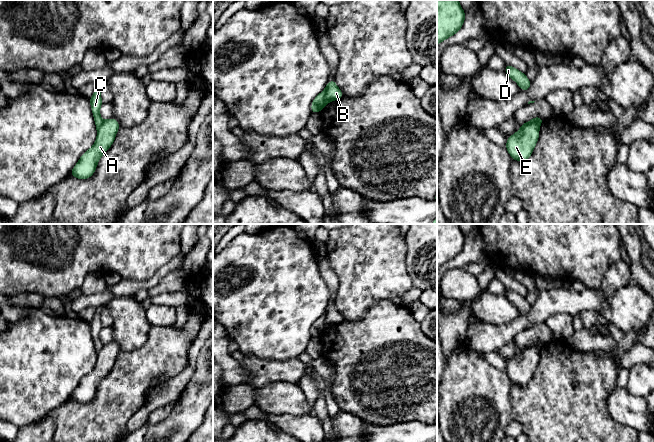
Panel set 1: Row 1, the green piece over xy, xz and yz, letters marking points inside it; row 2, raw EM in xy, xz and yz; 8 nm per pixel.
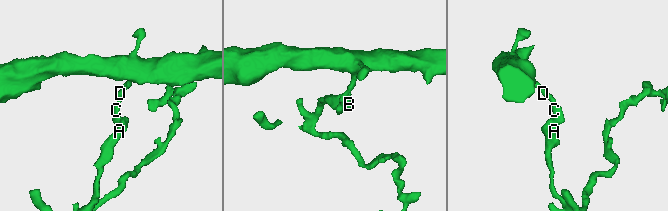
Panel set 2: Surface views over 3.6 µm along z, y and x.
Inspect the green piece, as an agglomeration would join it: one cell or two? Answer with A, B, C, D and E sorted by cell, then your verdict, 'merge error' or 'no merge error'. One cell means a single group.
groups A B E / C D; merge error

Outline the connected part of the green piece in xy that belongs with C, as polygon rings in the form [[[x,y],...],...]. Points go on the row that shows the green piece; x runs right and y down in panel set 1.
[[[104,81],[96,83],[94,94],[91,98],[89,98],[96,128],[98,128],[103,123],[103,120],[100,116],[100,107],[103,103],[101,99],[101,91],[104,83]]]

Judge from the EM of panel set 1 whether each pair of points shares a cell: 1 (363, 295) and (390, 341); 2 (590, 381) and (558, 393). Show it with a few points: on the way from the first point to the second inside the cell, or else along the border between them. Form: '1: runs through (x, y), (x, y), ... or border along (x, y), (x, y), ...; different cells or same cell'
1: border along (391, 300), (375, 301), (358, 321), (352, 321); different cells
2: runs through (582, 381), (574, 389), (566, 393); same cell

